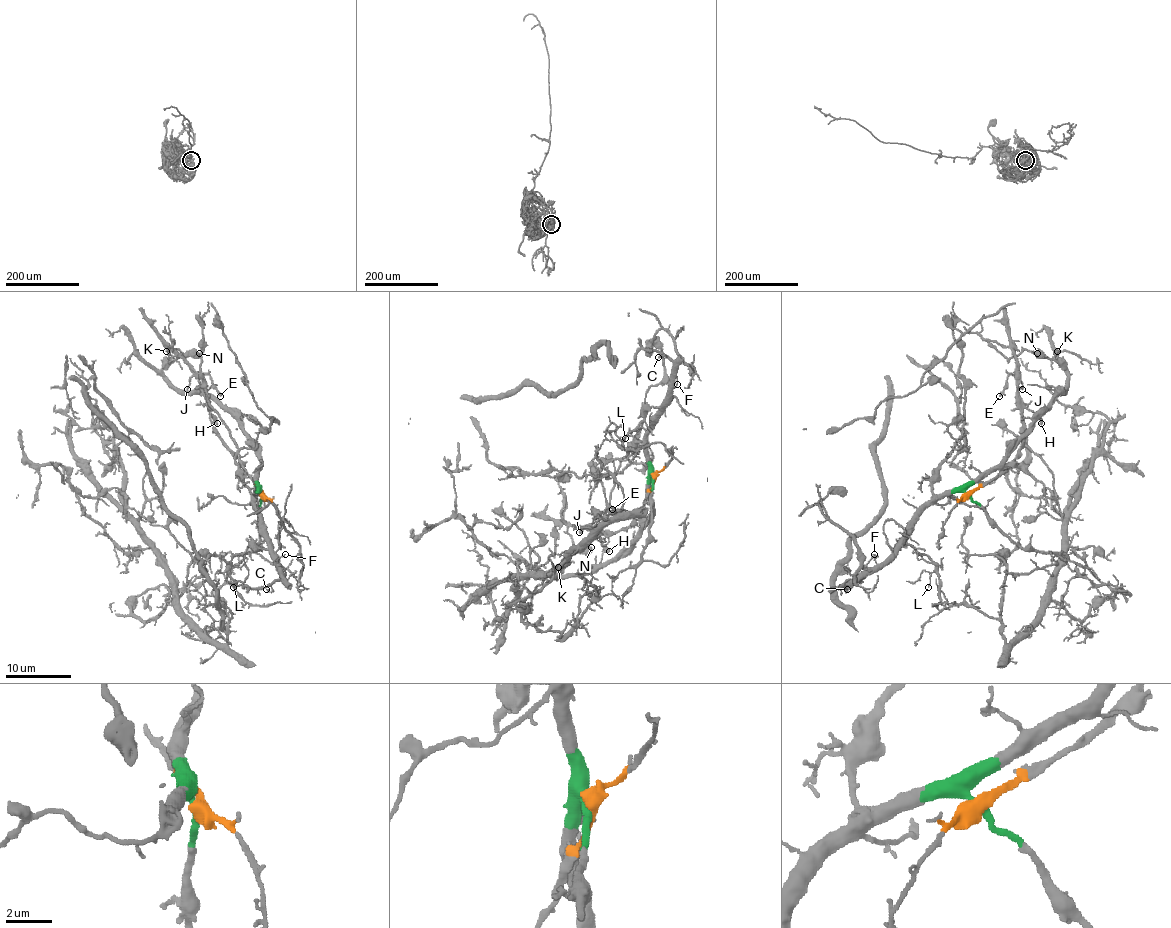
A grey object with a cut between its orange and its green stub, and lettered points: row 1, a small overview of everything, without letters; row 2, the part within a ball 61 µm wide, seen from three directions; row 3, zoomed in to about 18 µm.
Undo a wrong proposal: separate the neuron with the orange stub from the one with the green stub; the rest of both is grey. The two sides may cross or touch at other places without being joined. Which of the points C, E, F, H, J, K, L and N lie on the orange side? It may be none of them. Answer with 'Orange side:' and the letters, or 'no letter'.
Orange side: E, H, J

